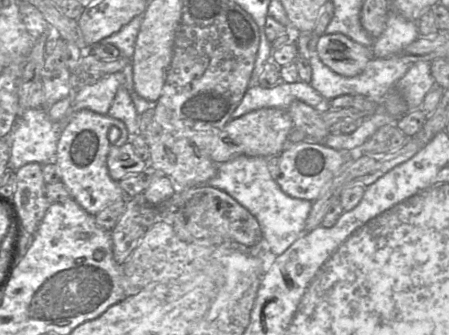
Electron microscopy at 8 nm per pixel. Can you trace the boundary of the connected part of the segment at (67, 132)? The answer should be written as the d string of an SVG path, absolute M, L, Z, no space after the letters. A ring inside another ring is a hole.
M88 109L77 112L63 129L57 142L55 165L60 170L61 182L68 188L71 198L90 215L95 216L108 205L127 197L118 182L109 175L107 156L111 147L120 147L128 140L128 130L121 120ZM111 127L120 130L120 137L115 142L108 139Z

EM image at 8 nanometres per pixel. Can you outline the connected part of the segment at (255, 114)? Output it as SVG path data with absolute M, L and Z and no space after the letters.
M262 108L231 119L220 131L217 145L212 152L213 162L221 165L240 155L278 156L286 147L293 127L292 119L285 109Z

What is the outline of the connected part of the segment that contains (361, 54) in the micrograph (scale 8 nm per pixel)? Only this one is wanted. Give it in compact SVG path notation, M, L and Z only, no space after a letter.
M341 33L321 35L317 42L317 52L323 64L345 77L362 73L373 58L371 48Z

